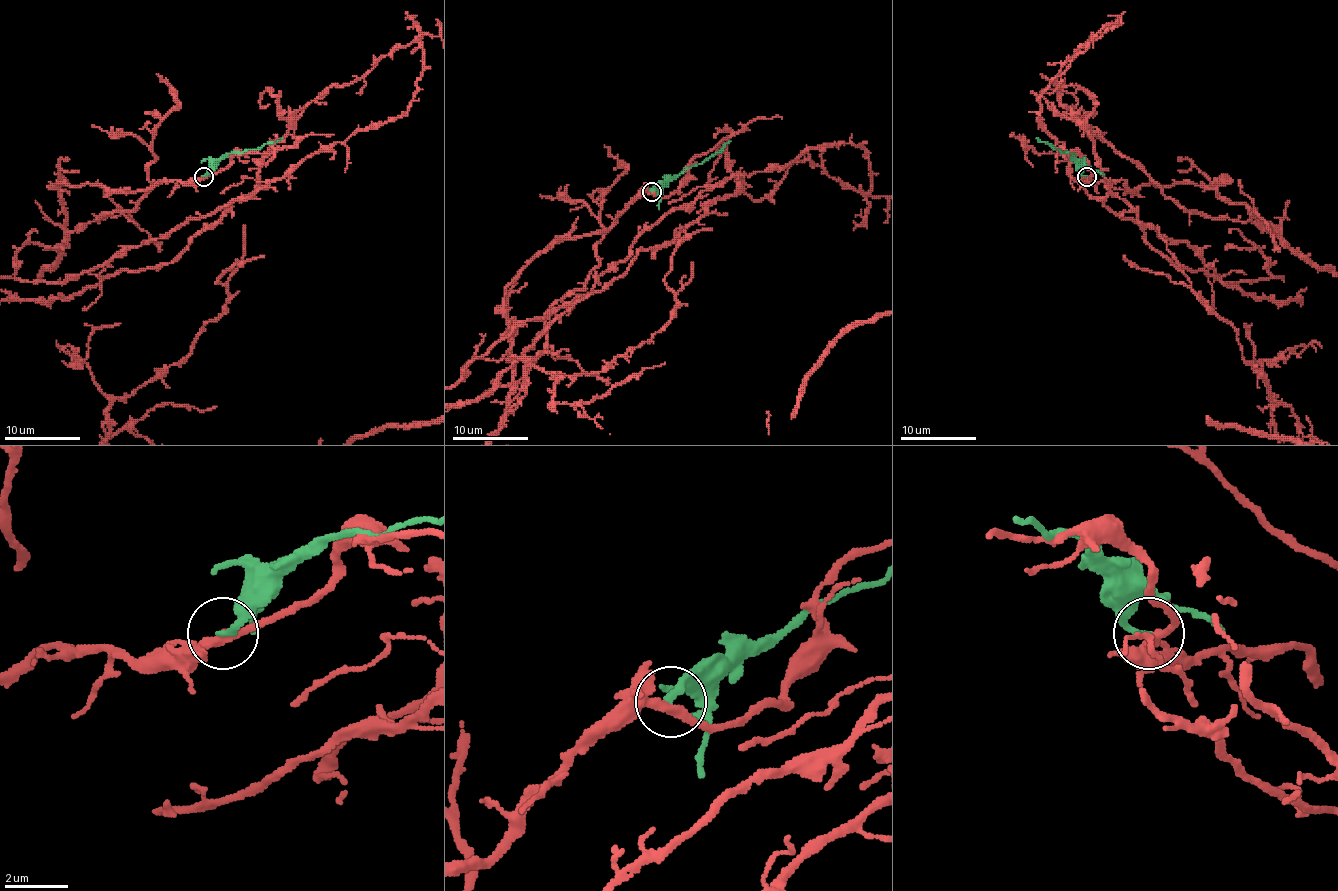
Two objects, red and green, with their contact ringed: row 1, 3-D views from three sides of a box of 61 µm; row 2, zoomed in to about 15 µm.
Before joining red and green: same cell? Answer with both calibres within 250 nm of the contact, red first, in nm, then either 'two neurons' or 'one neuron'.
calibres 280 and 200 nm; two neurons

